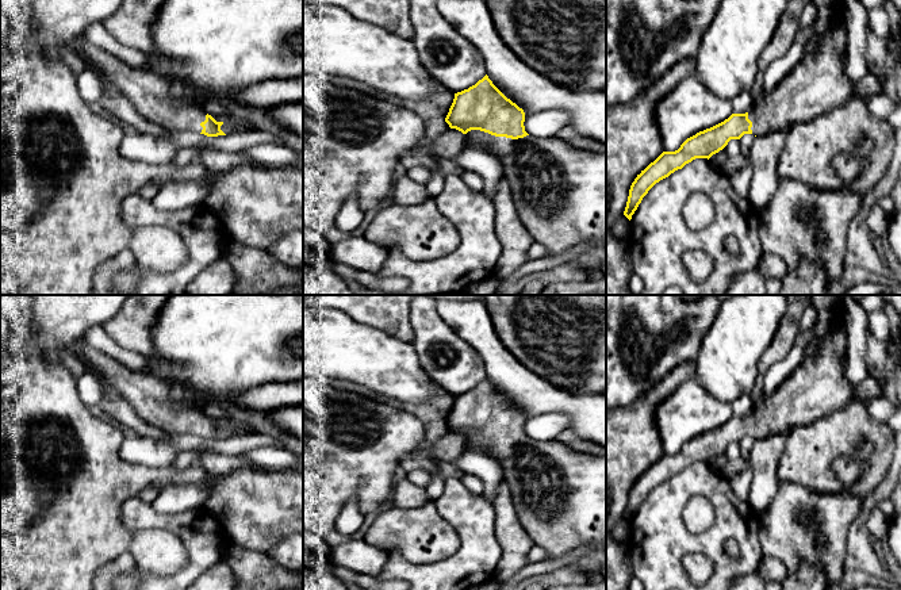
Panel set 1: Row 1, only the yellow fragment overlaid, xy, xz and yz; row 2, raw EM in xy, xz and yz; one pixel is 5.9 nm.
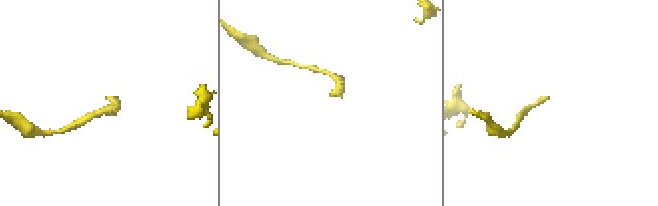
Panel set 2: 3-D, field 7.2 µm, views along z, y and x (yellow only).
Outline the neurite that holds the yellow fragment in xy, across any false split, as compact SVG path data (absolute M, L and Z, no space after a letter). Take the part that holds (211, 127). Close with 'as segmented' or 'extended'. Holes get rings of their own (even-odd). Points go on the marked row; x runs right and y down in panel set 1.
M84 34L70 39L65 49L91 62L143 118L162 126L168 133L189 130L207 137L226 135L231 133L233 120L253 130L248 111L230 107L231 118L216 118L189 101L176 101L170 96L172 81L129 66L111 51L88 42Z; extended

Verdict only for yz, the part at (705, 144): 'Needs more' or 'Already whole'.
Needs more

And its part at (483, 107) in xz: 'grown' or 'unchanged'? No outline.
grown

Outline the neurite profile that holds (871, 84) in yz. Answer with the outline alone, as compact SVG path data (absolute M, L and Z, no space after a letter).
M870 72L855 85L855 97L867 101L874 95L883 92L883 81L879 76Z

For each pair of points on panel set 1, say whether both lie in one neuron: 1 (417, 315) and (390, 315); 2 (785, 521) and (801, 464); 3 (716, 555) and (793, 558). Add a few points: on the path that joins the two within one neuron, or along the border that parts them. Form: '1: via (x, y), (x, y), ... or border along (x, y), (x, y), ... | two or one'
1: border along (407, 309), (413, 332), (411, 341) | two
2: border along (779, 481), (796, 482), (825, 494) | two
3: border along (758, 535), (763, 556) | two

